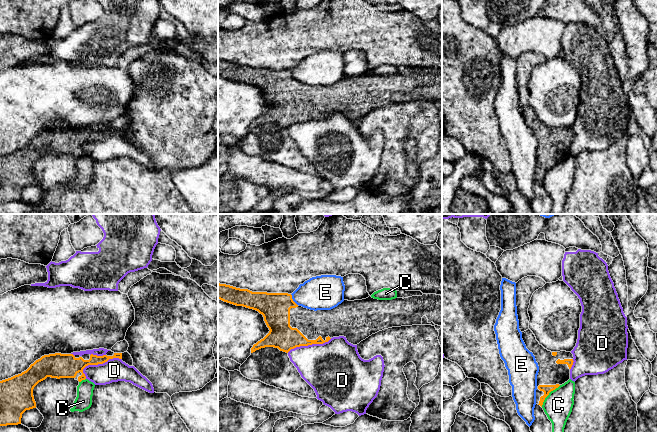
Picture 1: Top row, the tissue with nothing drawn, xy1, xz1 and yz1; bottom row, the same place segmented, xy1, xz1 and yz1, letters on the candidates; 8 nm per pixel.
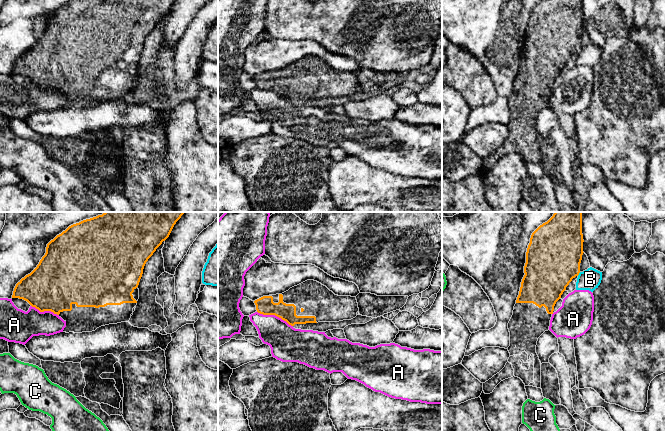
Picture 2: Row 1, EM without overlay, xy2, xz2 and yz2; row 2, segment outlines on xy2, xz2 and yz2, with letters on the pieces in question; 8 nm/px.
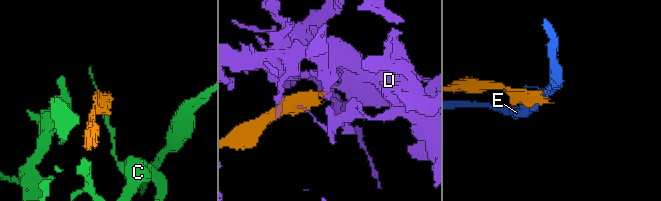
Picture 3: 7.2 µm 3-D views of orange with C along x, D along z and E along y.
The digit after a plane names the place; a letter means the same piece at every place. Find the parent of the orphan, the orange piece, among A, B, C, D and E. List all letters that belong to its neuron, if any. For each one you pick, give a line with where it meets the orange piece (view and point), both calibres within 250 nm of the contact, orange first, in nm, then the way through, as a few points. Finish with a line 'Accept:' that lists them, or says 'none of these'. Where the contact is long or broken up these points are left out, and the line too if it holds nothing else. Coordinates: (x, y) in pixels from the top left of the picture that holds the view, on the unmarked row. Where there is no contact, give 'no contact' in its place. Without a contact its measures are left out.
Accept: none of these

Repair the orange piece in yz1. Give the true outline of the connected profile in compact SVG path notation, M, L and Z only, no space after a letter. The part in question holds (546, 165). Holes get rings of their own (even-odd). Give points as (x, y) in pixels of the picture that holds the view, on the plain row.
M530 105L522 108L522 115L526 124L535 132L539 142L536 180L542 183L549 169L570 155L570 145L573 141L574 133L571 128L548 127L539 120Z

